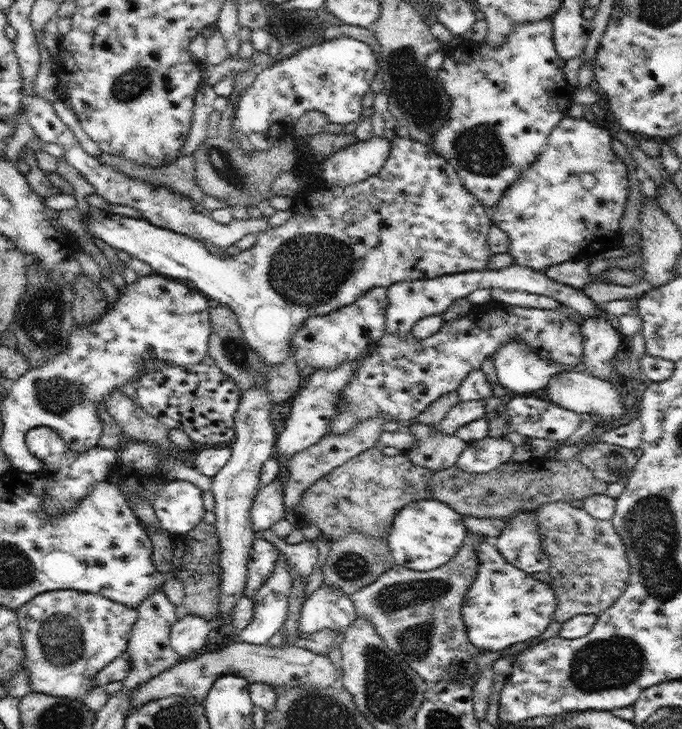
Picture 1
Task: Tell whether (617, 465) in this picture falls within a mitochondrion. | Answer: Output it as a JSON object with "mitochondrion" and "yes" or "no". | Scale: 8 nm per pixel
{"mitochondrion":"yes"}

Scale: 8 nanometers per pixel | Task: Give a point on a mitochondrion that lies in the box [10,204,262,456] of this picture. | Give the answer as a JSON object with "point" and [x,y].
{"point":[43,316]}

